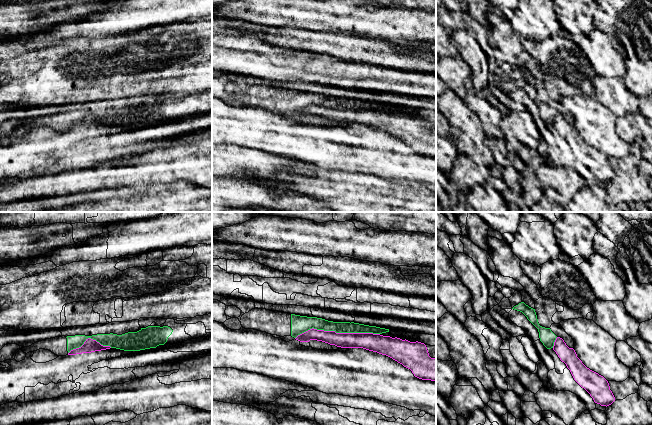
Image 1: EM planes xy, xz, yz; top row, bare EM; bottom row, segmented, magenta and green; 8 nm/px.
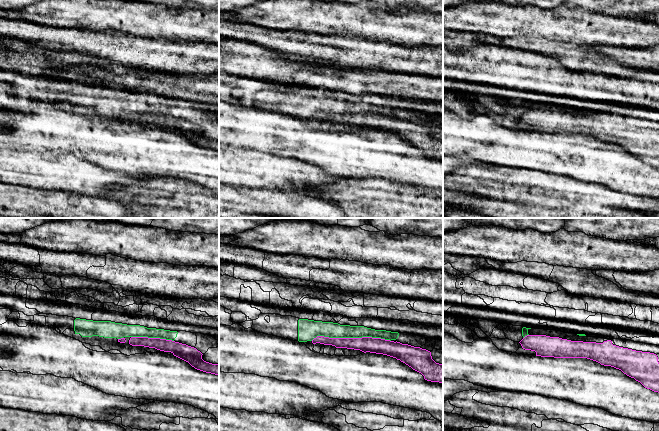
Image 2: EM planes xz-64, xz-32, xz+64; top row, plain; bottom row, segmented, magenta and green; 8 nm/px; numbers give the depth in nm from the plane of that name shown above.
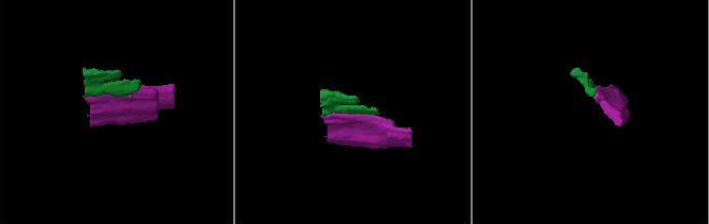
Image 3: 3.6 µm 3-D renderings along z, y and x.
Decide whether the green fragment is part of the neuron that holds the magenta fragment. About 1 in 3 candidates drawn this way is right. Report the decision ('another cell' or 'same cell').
another cell

